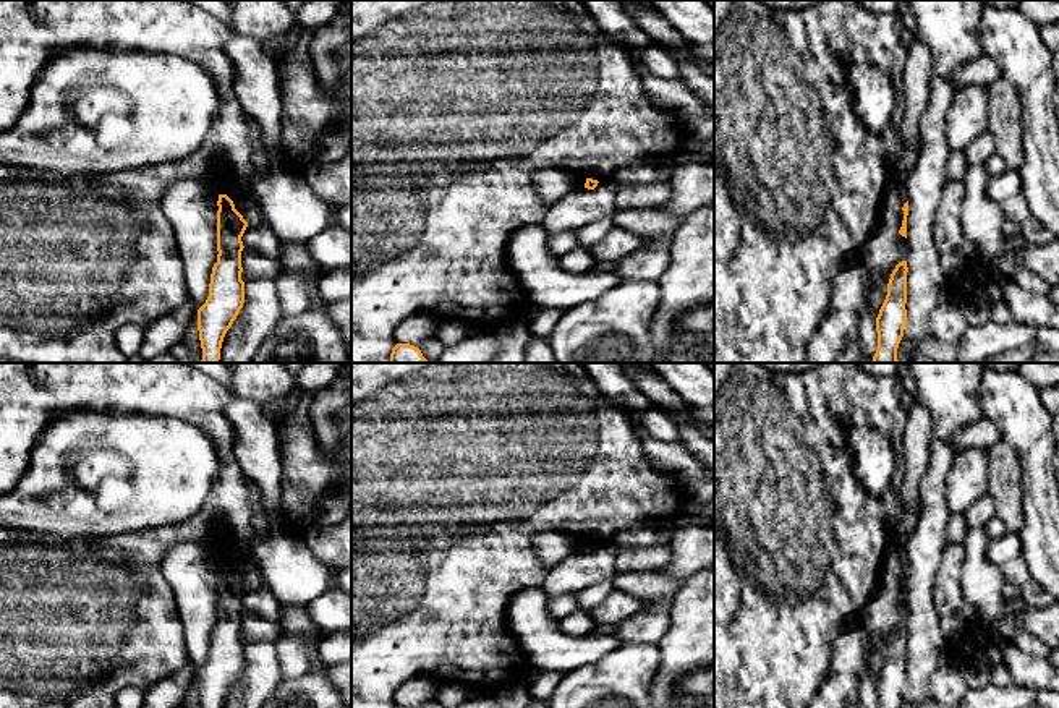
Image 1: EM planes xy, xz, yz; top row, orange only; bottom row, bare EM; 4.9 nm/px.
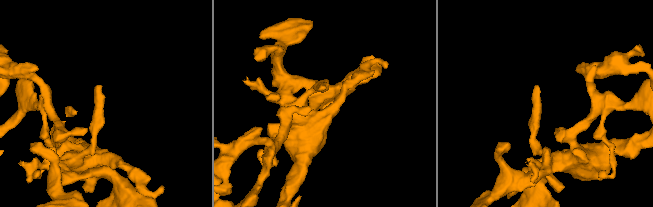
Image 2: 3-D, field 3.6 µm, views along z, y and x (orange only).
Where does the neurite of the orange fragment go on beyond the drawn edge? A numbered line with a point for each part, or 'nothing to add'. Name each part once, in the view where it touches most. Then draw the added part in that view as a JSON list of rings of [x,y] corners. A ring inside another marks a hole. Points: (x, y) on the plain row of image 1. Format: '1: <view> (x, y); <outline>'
nothing to add

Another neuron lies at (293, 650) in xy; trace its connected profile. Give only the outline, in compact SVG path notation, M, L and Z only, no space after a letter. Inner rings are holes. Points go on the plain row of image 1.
M283 633L277 642L282 680L304 676L309 671L309 650L317 642L314 633Z

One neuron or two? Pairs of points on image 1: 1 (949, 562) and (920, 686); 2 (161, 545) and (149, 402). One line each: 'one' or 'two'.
1: two
2: one

